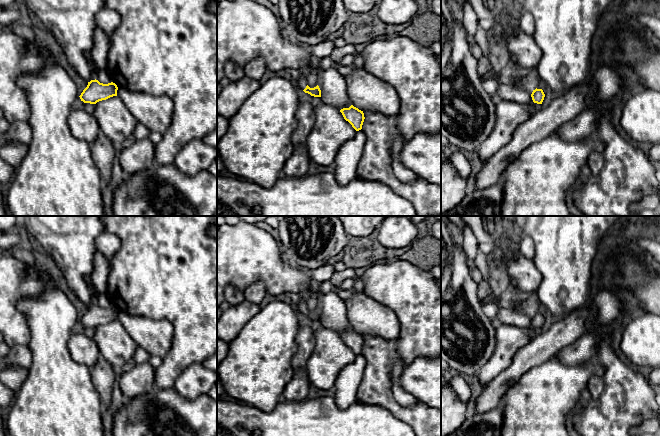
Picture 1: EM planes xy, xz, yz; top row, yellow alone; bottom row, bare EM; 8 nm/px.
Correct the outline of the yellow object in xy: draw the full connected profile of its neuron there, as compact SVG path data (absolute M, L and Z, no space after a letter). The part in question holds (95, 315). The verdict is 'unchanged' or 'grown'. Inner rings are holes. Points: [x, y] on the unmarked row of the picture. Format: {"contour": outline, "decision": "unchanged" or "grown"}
{"contour": "M91 304L79 320L84 327L96 328L99 325L117 320L118 311L115 307L100 307L98 304Z", "decision": "unchanged"}

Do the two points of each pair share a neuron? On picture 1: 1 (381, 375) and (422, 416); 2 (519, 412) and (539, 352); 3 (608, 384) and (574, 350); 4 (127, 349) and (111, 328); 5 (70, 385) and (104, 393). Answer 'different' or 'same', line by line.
1: same
2: different
3: different
4: same
5: different

